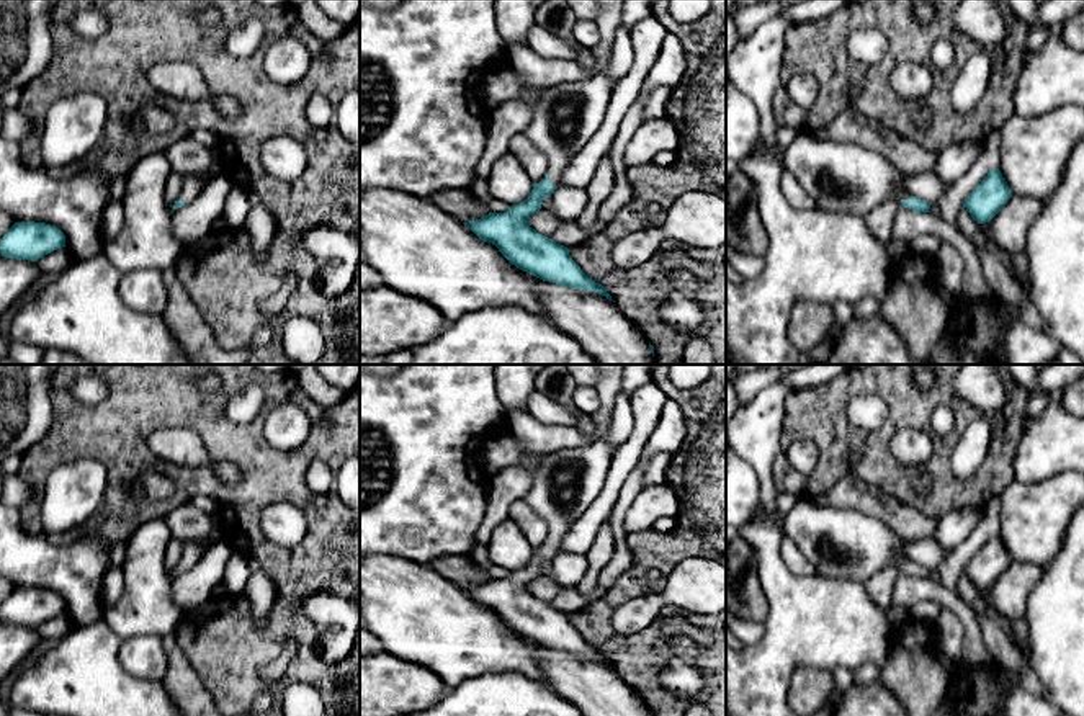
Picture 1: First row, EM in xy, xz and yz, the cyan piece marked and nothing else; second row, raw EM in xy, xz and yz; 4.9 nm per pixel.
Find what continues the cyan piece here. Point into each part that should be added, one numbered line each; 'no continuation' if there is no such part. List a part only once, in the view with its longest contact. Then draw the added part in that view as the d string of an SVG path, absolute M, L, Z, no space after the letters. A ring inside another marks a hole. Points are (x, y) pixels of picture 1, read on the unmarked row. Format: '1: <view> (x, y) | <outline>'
1: xz (564, 483) | M595 365L600 373L598 394L602 399L600 410L592 415L595 427L602 428L600 438L580 448L561 448L558 451L533 454L523 448L513 435L502 440L489 440L479 451L477 459L486 472L500 472L507 468L528 464L531 469L531 487L523 500L546 521L549 548L559 553L561 541L574 521L597 499L605 486L605 477L611 464L615 448L611 446L611 409L613 397L620 391L620 365Z

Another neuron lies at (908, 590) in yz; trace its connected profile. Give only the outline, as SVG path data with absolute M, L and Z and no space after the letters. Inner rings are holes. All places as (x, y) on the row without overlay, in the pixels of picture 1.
M901 572L894 584L891 606L911 610L922 600L930 602L934 606L950 610L963 621L965 641L961 664L966 667L989 667L994 664L994 659L983 641L983 633L973 610L958 595L930 579L916 579Z

